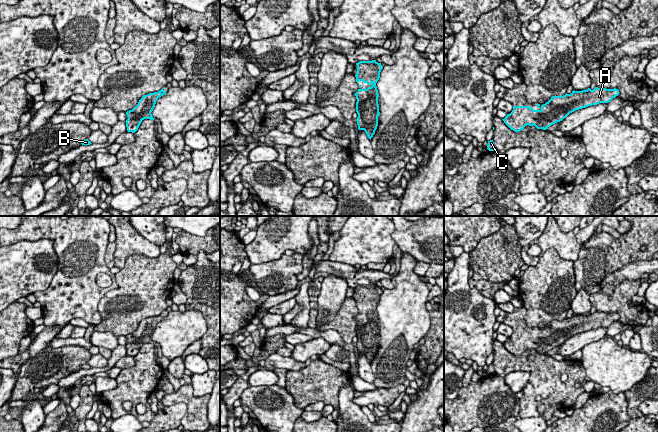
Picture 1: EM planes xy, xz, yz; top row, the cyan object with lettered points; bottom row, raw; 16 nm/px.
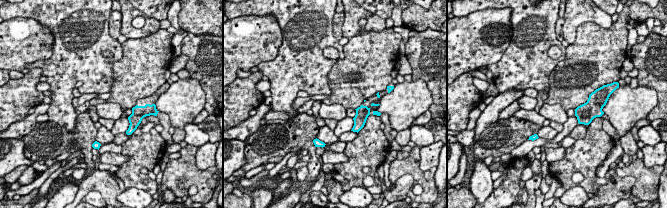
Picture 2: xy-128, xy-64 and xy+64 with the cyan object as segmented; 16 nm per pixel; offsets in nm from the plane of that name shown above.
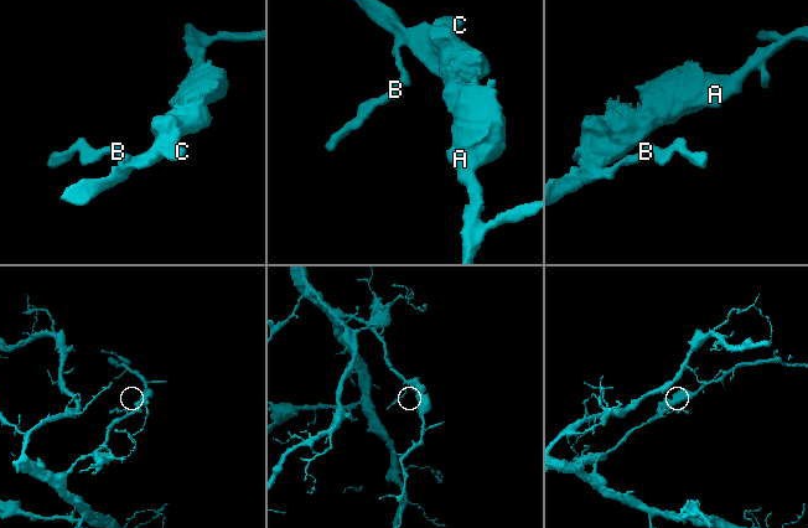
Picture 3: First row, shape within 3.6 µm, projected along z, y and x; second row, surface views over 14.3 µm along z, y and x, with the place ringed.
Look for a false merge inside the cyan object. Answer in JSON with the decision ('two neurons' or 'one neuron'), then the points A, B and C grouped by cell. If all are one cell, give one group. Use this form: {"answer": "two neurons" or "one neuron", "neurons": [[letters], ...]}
{"answer": "one neuron", "neurons": [["A", "B", "C"]]}

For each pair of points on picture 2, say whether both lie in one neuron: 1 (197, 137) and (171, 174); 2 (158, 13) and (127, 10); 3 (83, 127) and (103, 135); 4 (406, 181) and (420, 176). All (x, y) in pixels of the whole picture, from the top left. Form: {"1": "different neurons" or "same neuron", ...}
{"1": "different neurons", "2": "different neurons", "3": "different neurons", "4": "different neurons"}

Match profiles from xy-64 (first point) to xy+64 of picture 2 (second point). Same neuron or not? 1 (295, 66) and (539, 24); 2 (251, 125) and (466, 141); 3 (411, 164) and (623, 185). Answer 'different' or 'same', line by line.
1: same
2: same
3: different

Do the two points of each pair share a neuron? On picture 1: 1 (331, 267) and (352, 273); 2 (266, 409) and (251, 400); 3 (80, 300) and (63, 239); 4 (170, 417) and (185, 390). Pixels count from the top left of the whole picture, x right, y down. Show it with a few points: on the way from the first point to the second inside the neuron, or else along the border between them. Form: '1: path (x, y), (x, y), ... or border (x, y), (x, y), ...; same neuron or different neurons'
1: path (336, 268), (347, 271); same neuron
2: path (262, 405), (255, 400); same neuron
3: path (84, 282), (83, 267), (74, 258), (62, 257); same neuron
4: border (161, 400), (167, 406), (186, 405), (181, 421); different neurons

